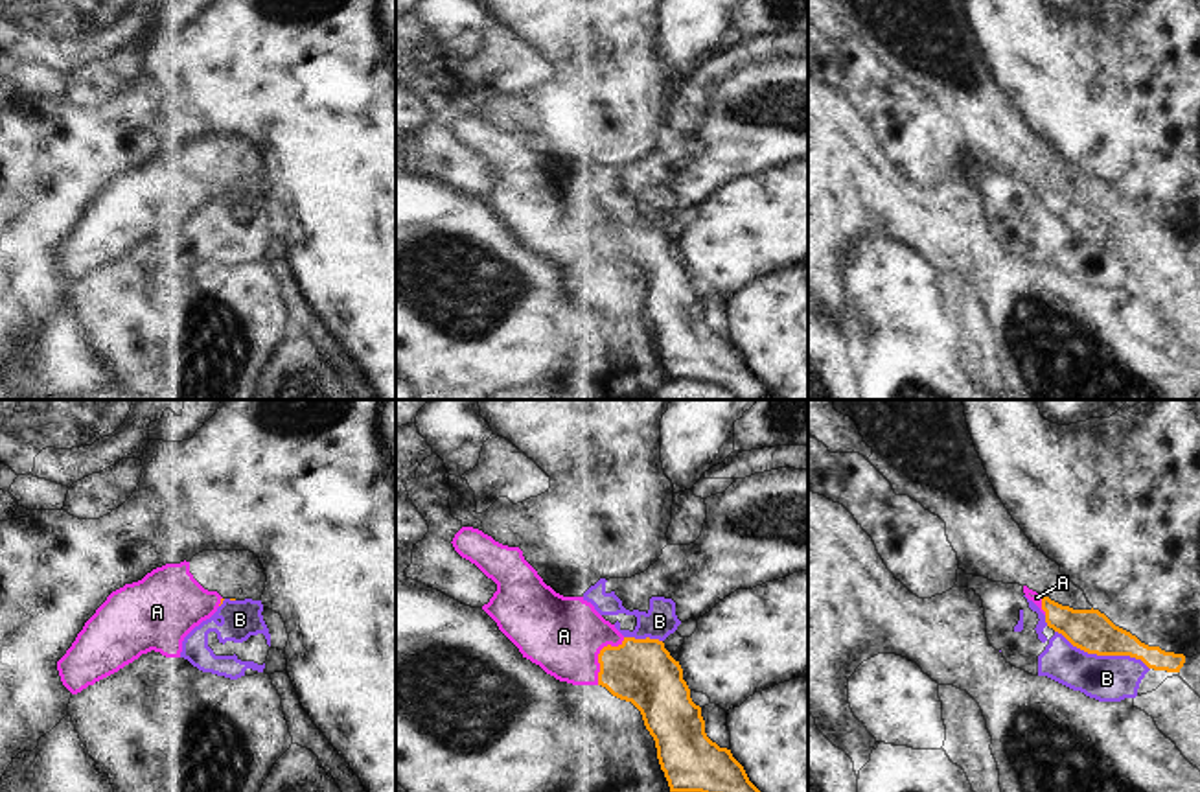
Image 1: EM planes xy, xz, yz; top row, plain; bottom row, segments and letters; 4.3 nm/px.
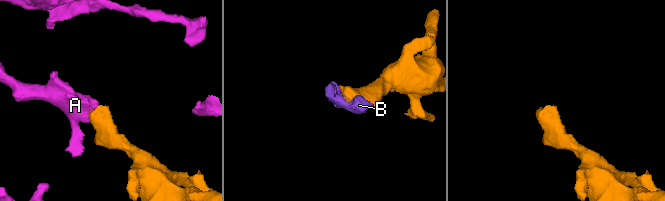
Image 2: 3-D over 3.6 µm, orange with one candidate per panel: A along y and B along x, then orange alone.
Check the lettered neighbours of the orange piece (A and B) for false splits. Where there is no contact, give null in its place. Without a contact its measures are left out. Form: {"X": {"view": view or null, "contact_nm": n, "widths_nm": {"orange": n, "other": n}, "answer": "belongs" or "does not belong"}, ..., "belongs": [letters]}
{"A": {"view": "xz", "contact_nm": 240, "widths_nm": {"orange": 280, "other": 340}, "answer": "belongs"}, "B": {"view": "yz", "contact_nm": 440, "widths_nm": {"orange": 190, "other": 200}, "answer": "does not belong"}, "belongs": ["A"]}

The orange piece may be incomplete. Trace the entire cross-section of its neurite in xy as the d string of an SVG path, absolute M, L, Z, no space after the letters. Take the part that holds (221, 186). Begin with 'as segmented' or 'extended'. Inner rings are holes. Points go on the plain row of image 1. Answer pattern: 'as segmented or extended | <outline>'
extended | M186 147L153 157L142 168L112 179L85 210L72 234L57 249L63 273L77 282L151 238L166 245L180 245L184 225L210 206L223 188L217 179L204 177L193 166Z

